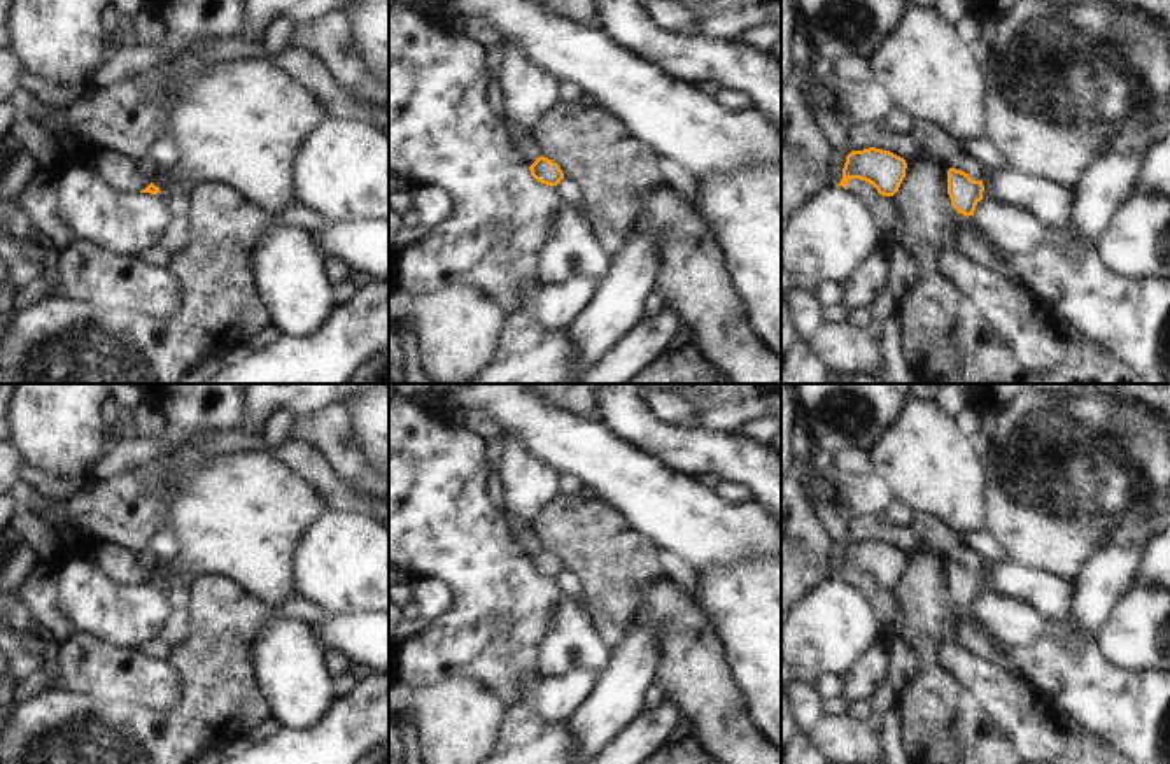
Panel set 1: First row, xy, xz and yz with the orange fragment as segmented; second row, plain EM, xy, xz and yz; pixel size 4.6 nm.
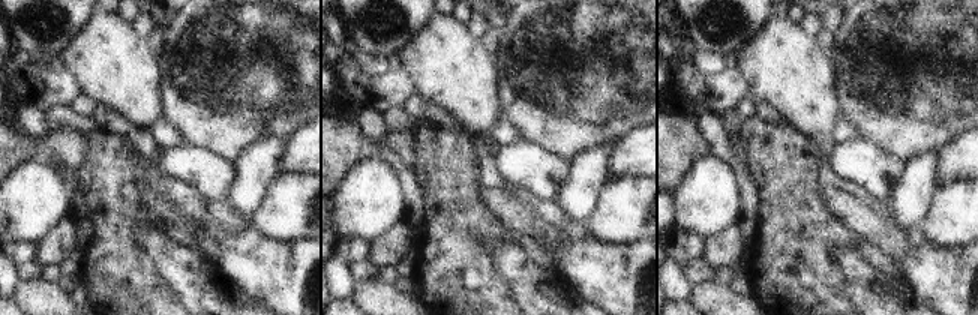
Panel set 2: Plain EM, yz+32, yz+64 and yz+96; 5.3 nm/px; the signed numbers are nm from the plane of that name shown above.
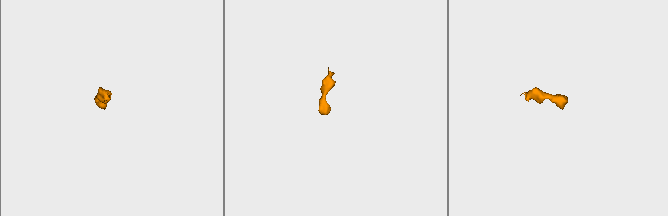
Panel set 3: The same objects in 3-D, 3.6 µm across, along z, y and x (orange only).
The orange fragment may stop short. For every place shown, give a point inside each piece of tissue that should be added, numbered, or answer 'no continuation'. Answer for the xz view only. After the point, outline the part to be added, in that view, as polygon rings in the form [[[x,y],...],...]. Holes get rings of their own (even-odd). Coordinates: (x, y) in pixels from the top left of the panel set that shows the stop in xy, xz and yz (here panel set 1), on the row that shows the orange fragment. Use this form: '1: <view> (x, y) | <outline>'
no continuation

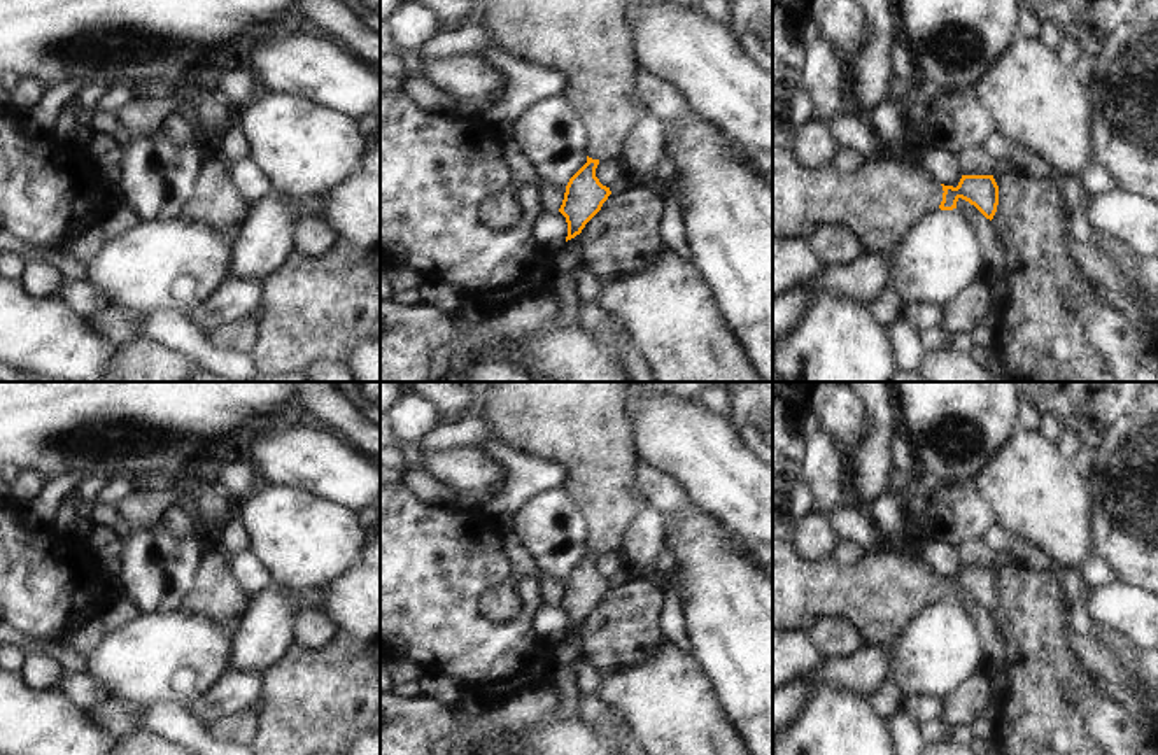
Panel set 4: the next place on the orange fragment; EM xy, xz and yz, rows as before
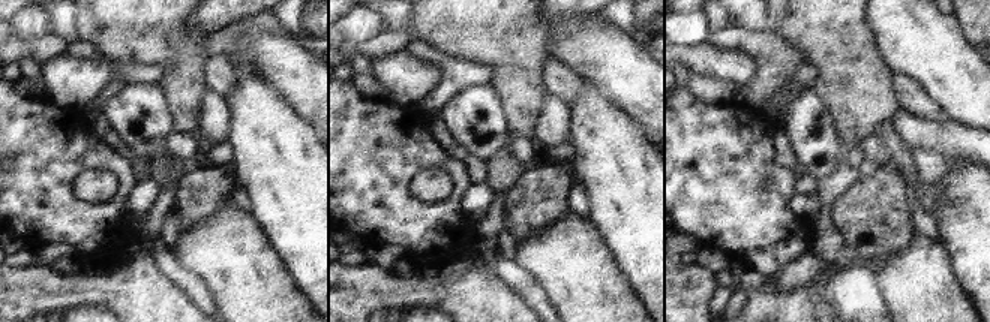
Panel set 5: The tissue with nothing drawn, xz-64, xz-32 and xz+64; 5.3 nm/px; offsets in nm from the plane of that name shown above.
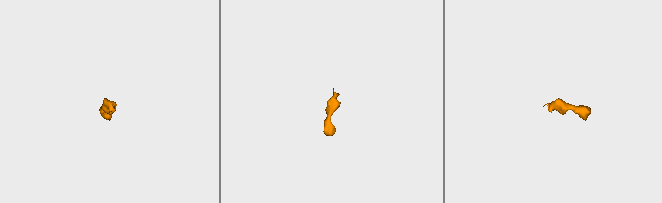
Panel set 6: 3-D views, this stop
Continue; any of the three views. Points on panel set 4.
1: yz (883, 198) | [[[773,114],[773,236],[809,242],[815,228],[832,224],[851,231],[867,250],[892,252],[921,217],[939,210],[944,191],[923,161],[874,154],[853,172],[841,172],[832,163],[804,168],[794,156],[794,142],[795,130],[785,116]]]

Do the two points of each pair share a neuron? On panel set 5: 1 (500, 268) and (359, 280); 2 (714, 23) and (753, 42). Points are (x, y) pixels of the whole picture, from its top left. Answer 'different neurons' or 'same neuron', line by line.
1: different neurons
2: different neurons

